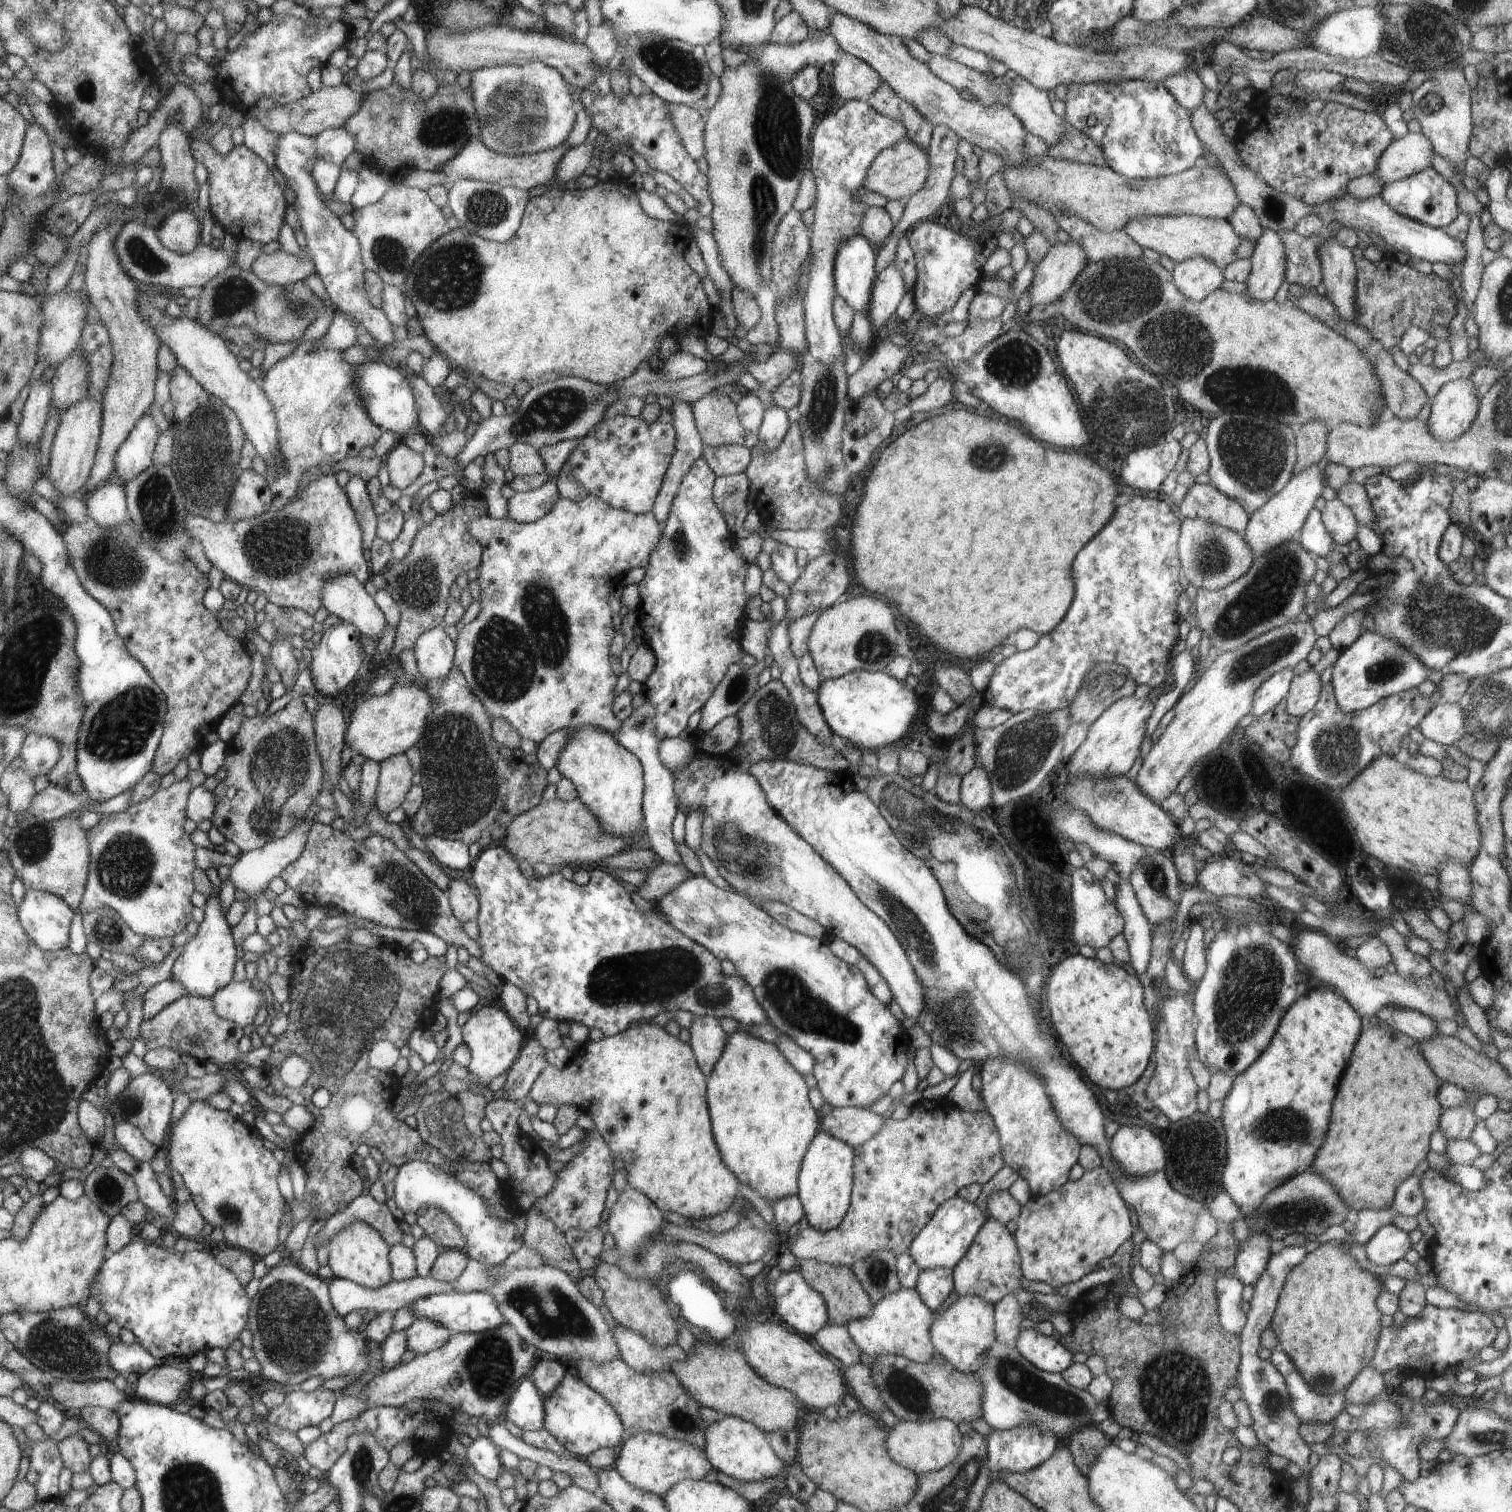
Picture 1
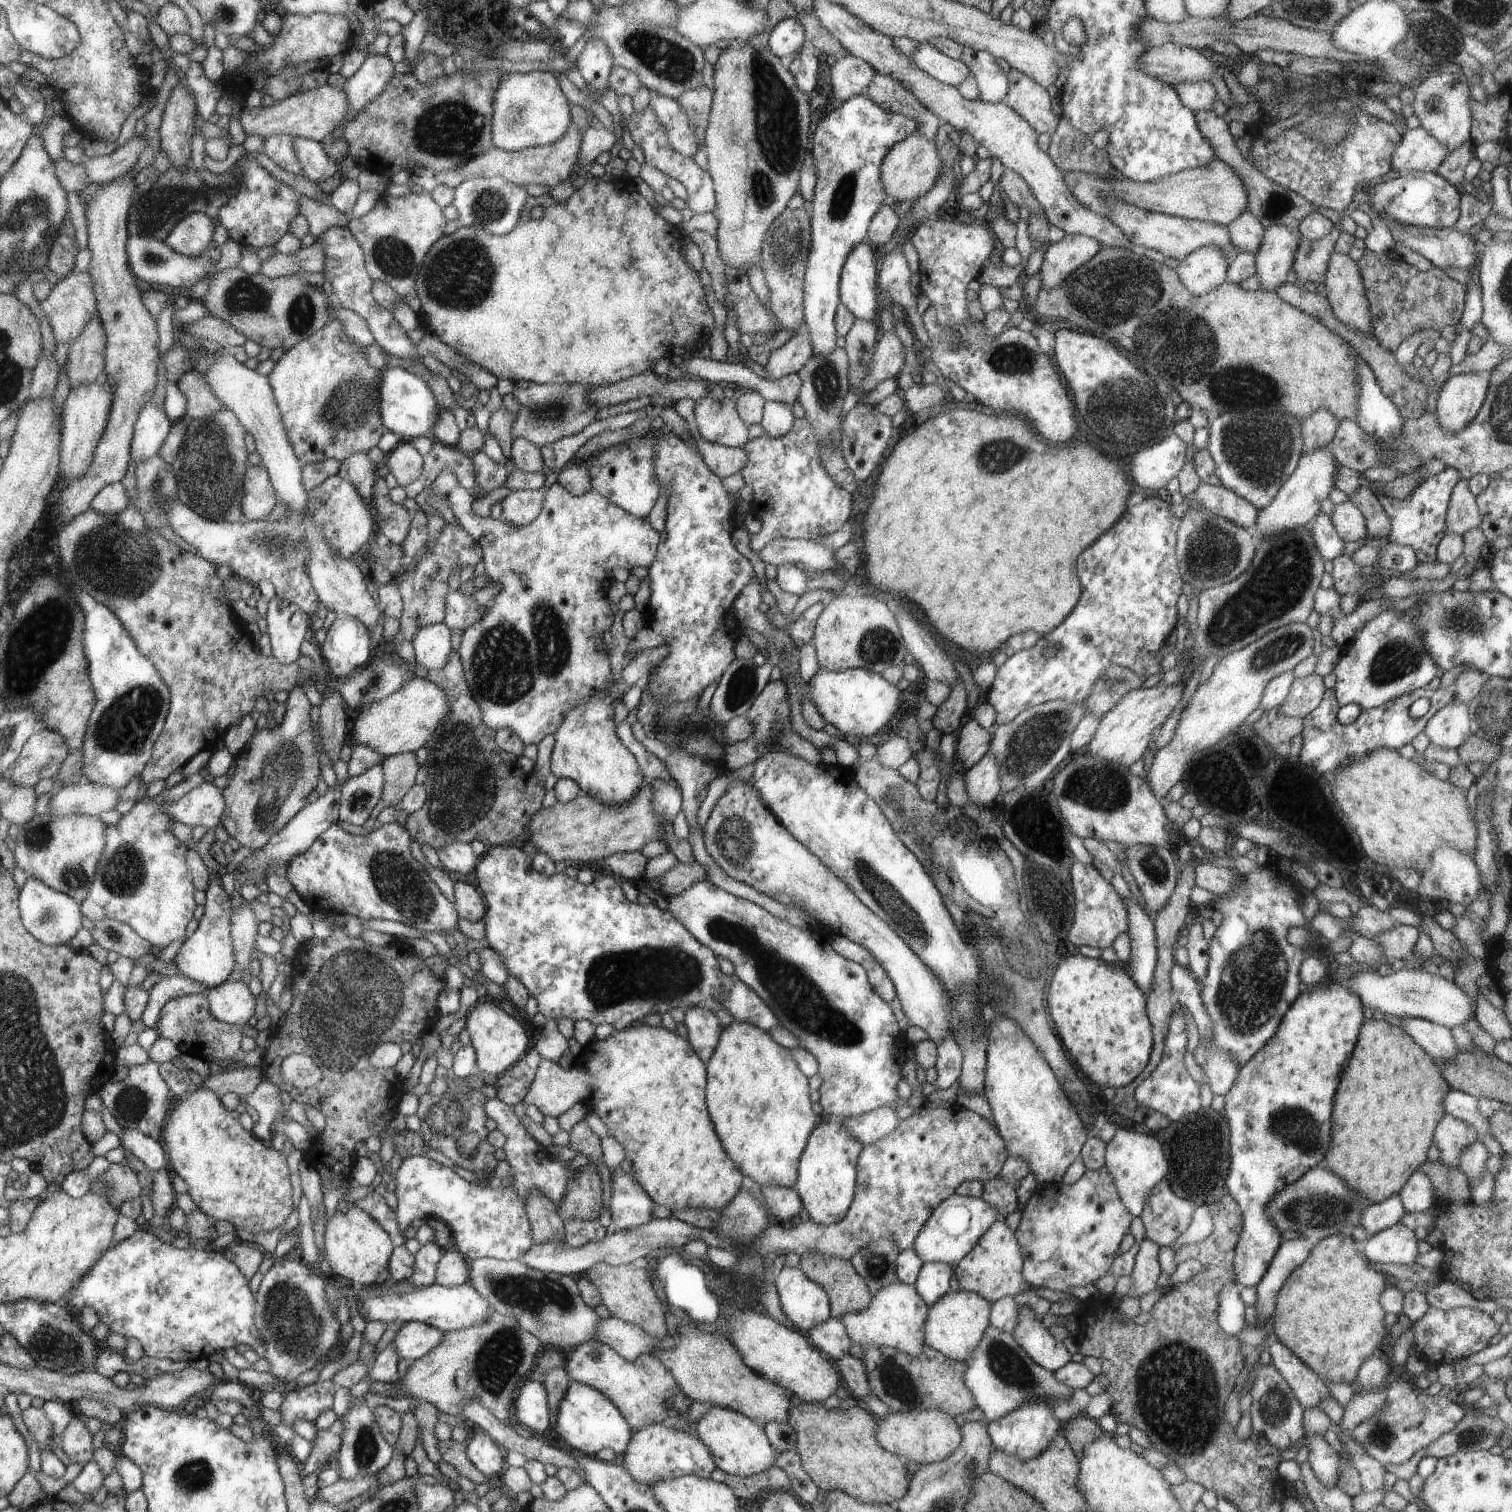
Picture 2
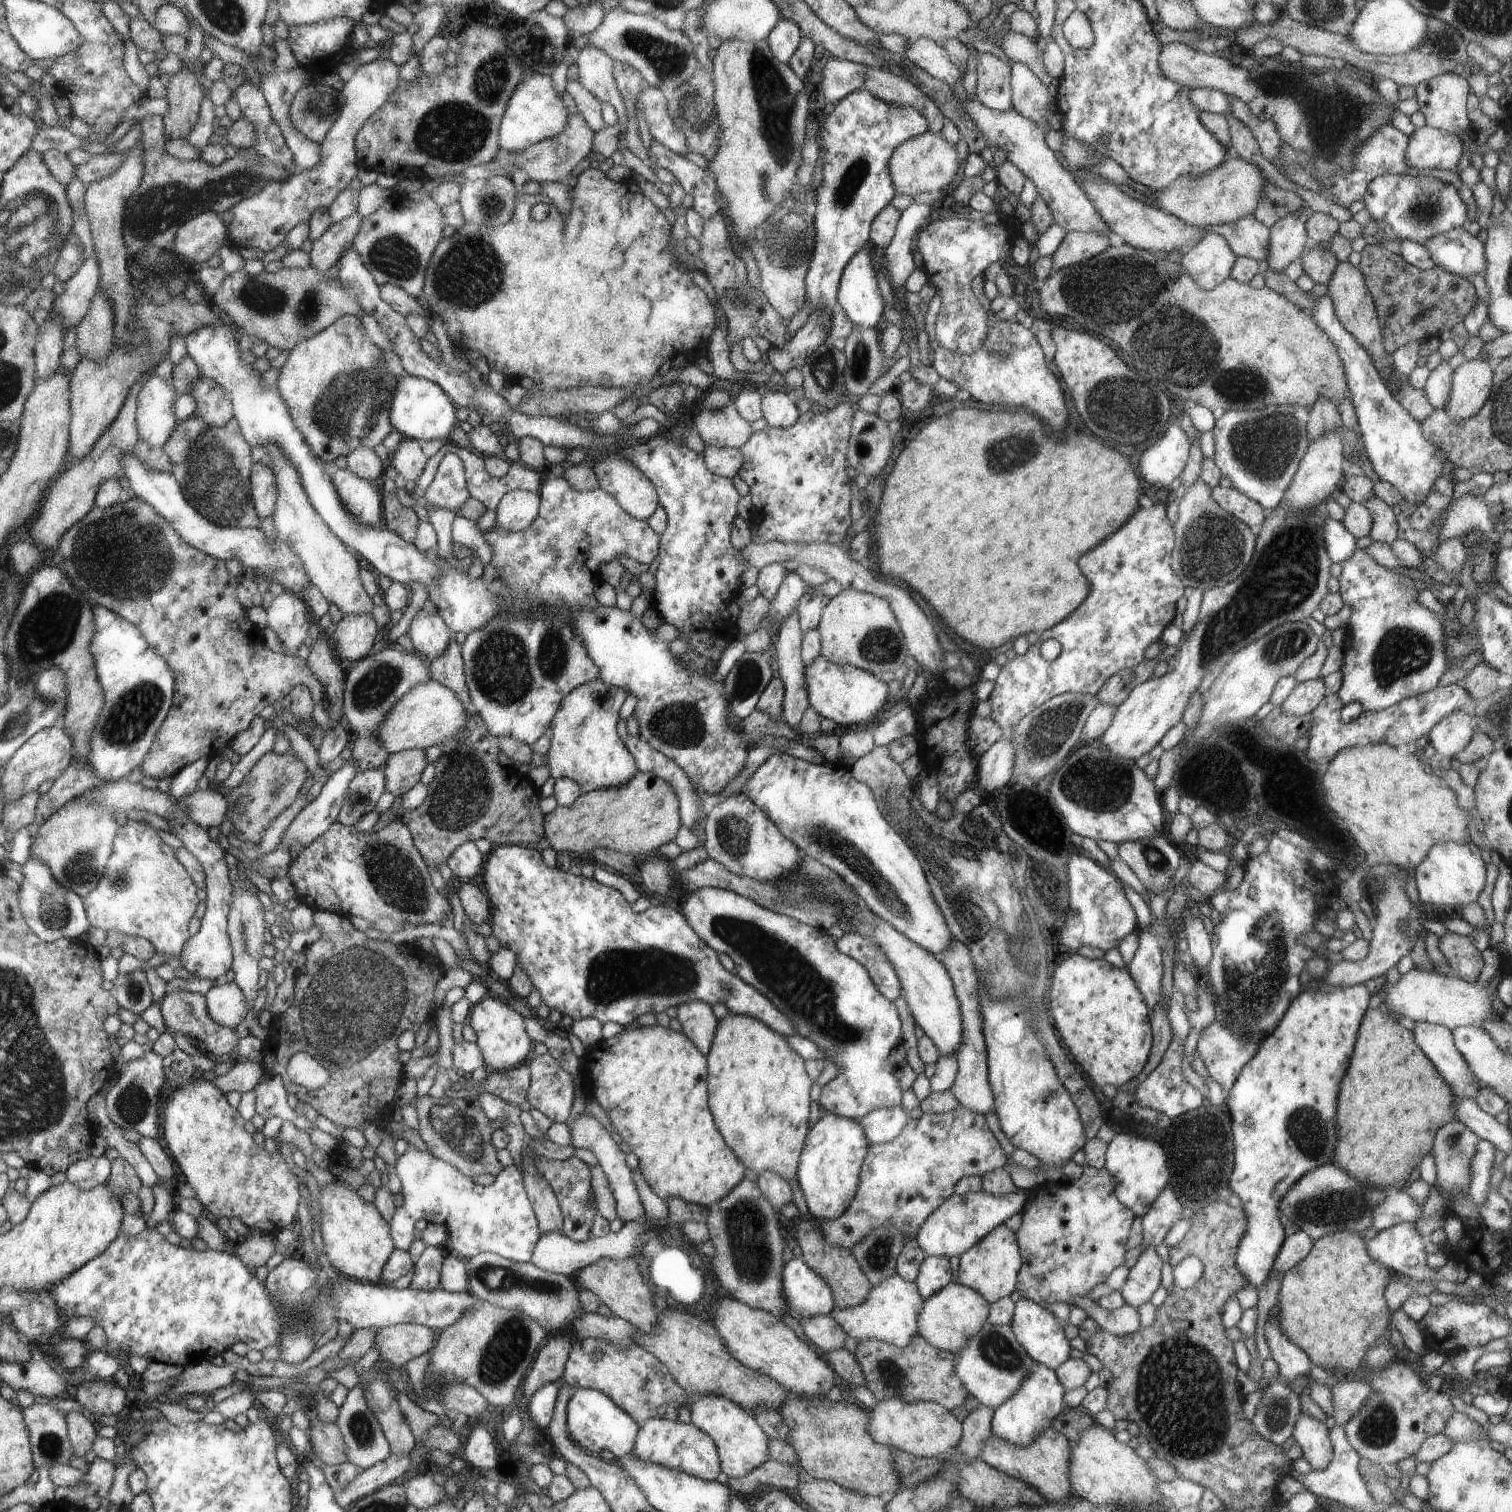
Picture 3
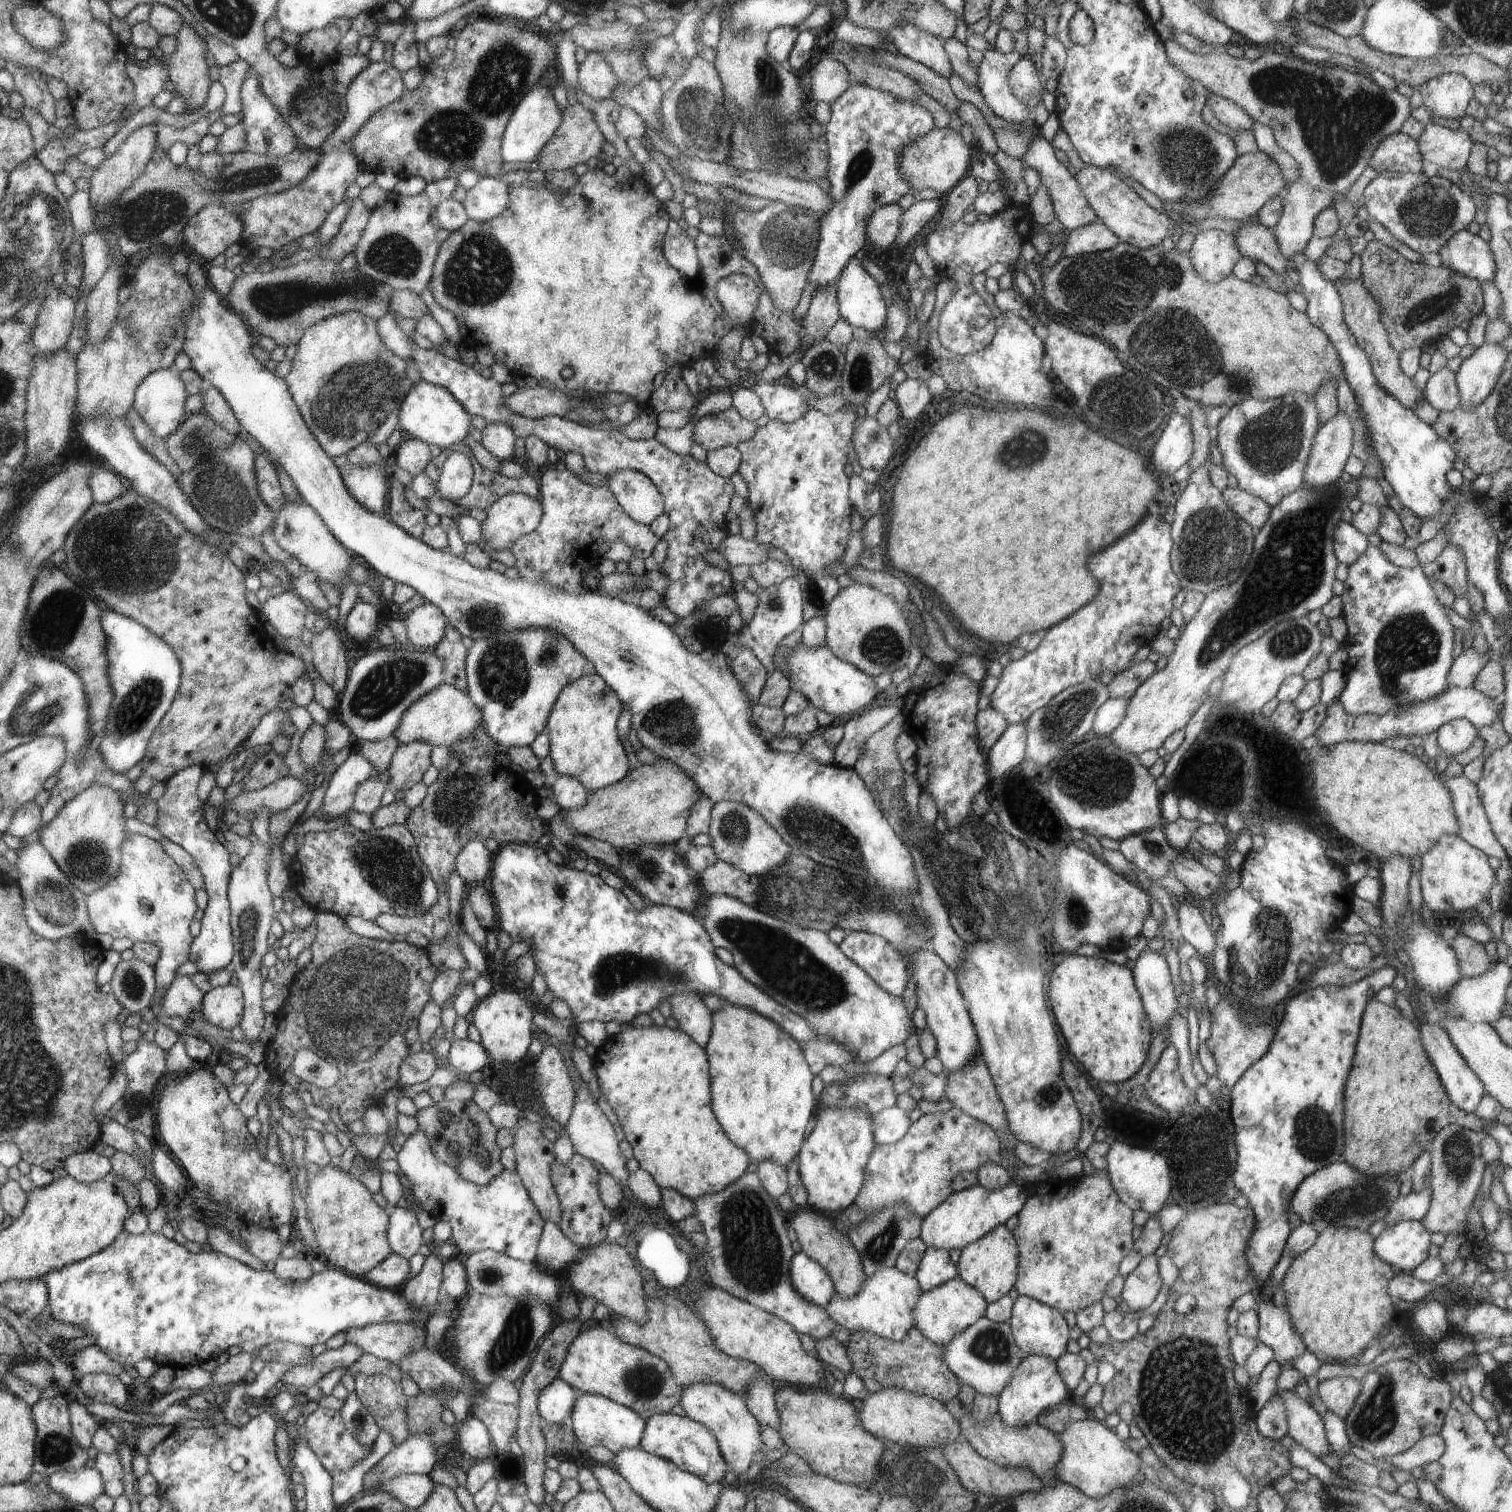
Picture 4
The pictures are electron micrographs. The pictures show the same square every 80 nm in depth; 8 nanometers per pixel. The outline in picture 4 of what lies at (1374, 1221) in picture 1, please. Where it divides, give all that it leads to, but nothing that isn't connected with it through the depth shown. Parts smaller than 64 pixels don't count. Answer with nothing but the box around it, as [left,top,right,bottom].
[1381,1187,1430,1225]

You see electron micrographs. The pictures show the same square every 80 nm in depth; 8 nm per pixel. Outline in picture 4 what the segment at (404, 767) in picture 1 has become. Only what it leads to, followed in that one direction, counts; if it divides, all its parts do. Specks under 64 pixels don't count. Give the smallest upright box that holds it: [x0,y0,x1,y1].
[387,741,433,795]

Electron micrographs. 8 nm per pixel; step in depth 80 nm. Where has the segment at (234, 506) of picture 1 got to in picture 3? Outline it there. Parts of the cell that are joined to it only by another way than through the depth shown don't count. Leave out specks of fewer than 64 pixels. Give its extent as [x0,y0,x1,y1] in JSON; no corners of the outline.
[251,464,279,520]

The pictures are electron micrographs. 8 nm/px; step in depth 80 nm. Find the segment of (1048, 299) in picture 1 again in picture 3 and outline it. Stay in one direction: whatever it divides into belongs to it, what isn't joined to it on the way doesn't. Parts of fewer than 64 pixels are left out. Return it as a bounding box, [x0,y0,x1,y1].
[1052,231,1110,270]

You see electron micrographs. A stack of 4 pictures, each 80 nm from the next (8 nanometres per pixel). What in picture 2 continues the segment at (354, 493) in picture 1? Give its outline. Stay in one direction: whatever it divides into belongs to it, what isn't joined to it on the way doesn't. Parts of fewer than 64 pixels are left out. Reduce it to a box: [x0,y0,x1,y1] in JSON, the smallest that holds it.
[343,454,378,504]

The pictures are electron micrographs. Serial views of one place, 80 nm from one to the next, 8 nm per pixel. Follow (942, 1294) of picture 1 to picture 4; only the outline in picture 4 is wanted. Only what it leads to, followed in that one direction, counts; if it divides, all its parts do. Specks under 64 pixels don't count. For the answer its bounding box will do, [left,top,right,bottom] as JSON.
[915,1248,957,1292]

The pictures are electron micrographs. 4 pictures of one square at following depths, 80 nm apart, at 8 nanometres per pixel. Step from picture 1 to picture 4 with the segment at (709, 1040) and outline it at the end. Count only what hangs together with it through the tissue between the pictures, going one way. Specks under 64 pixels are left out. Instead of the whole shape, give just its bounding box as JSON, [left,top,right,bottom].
[669,993,713,1048]

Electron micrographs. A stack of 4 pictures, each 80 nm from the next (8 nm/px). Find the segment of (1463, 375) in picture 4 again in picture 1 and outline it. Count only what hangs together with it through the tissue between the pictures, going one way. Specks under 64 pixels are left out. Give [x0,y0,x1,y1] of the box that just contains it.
[1427,379,1481,442]

